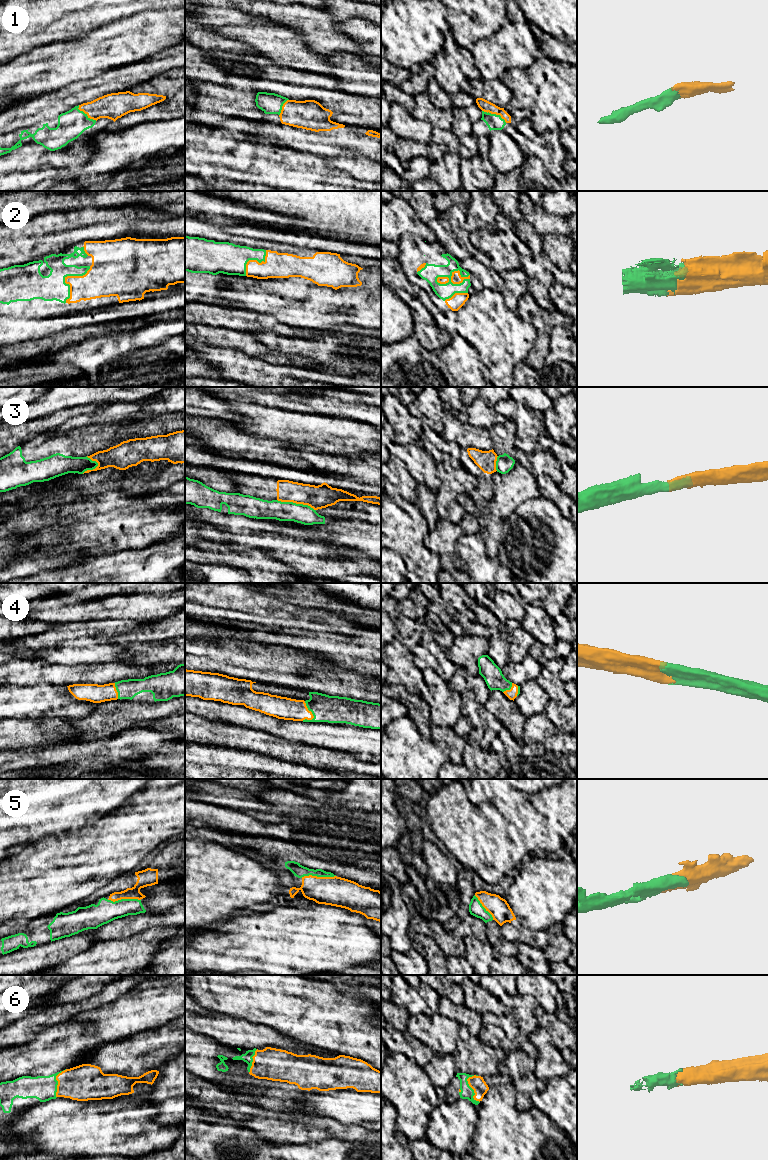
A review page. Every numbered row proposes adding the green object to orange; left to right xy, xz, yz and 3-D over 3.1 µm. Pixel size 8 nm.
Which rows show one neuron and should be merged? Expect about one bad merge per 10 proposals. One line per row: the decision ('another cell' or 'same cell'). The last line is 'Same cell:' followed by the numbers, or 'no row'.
1: same cell
2: same cell
3: another cell
4: same cell
5: same cell
6: same cell
Same cell: 1, 2, 4, 5, 6

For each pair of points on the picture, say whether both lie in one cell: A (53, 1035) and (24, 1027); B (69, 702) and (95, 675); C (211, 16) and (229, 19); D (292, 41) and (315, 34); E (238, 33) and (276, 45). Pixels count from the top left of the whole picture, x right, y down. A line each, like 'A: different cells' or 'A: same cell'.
A: different cells
B: different cells
C: same cell
D: different cells
E: same cell

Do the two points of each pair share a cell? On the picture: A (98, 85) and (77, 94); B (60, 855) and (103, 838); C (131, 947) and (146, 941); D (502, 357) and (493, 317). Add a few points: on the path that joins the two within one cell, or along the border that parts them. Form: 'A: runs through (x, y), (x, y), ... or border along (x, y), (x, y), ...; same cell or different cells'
A: runs through (93, 88), (82, 92); same cell
B: runs through (71, 854), (88, 853), (92, 849); same cell
C: runs through (135, 947), (142, 945); same cell
D: runs through (500, 347), (500, 336), (493, 327); same cell

